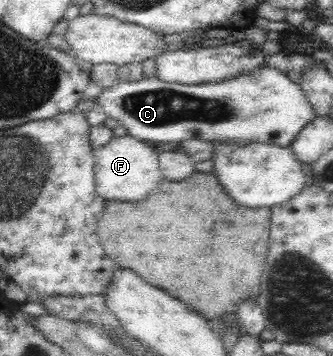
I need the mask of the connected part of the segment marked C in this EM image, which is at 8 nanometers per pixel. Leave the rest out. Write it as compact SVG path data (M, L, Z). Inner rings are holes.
M265 63L247 74L224 79L222 83L206 83L206 85L165 82L156 75L138 81L121 79L116 85L103 89L93 100L103 107L106 117L118 120L133 138L150 144L166 143L172 147L190 138L202 141L273 143L288 147L296 139L296 135L311 120L317 118L300 84L294 83L287 74Z

